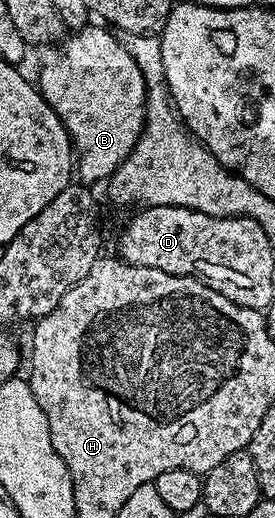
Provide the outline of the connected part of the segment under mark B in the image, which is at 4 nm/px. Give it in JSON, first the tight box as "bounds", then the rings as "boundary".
{"bounds":[38,24,146,184],"boundary":[[[88,24],[83,30],[69,33],[59,48],[45,49],[44,63],[40,66],[40,82],[38,81],[40,95],[47,100],[52,111],[68,129],[74,151],[74,170],[79,181],[84,184],[100,181],[103,183],[111,178],[112,173],[132,157],[132,149],[140,144],[144,133],[146,88],[142,72],[134,56],[130,56],[130,52],[117,35],[103,25],[95,25]]]}

